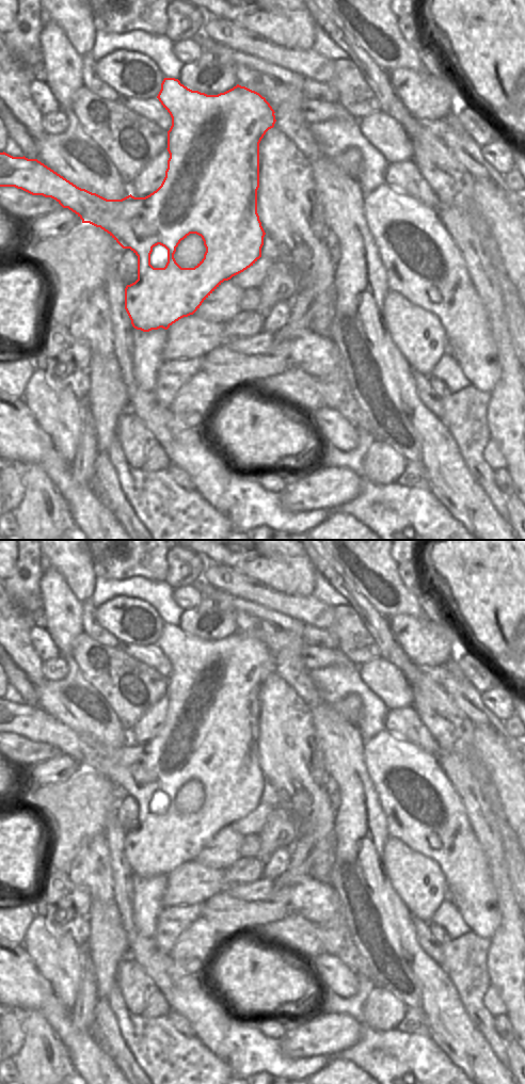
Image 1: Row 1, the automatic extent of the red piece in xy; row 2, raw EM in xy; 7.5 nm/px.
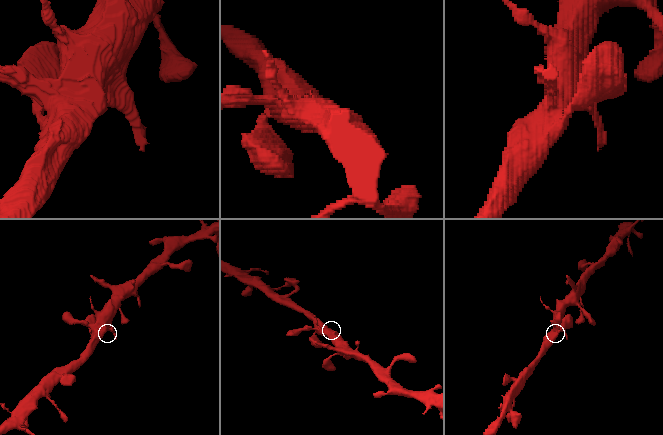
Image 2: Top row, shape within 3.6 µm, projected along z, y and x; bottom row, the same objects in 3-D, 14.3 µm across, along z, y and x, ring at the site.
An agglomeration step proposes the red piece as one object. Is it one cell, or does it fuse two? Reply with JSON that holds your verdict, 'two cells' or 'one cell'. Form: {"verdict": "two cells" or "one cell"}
{"verdict": "one cell"}

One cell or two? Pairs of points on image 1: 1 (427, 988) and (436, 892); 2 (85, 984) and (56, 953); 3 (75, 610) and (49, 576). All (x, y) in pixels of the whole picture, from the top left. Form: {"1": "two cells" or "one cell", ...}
{"1": "two cells", "2": "two cells", "3": "one cell"}

